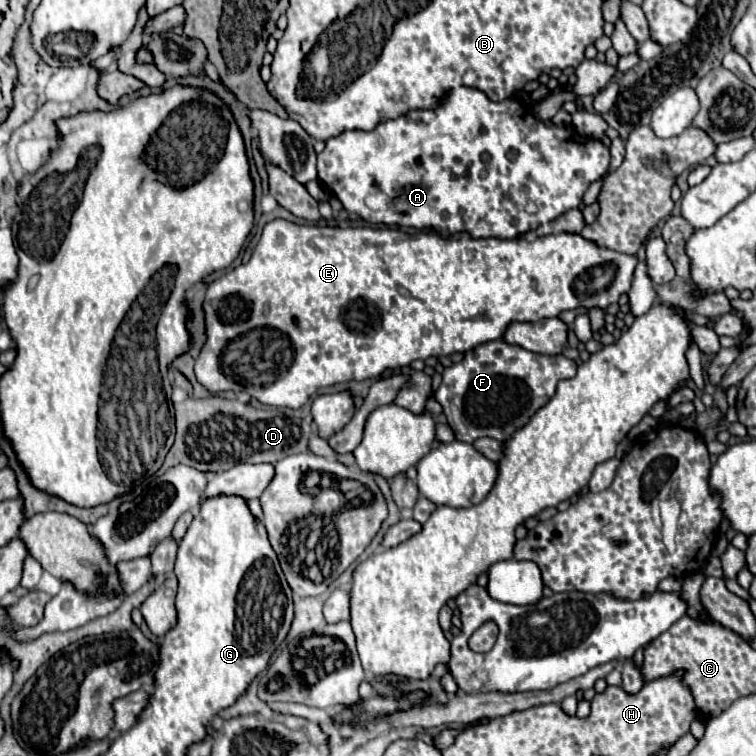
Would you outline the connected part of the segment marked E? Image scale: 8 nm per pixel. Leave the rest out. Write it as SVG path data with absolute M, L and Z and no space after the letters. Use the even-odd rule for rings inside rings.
M273 219L263 227L261 239L253 249L253 255L247 263L235 267L231 273L215 279L205 295L203 313L205 313L205 333L207 341L201 347L201 353L195 361L195 375L201 385L205 385L211 393L223 391L239 391L247 389L247 393L259 399L265 405L273 407L303 407L315 389L327 387L341 381L361 381L361 379L377 379L385 369L407 367L415 359L441 357L451 353L465 353L481 343L501 339L507 325L513 321L539 321L543 317L557 317L567 309L607 309L611 303L617 303L623 293L629 291L633 281L633 271L637 267L637 255L617 253L613 249L601 247L595 241L583 239L579 233L551 233L545 237L535 237L529 241L525 235L515 239L473 239L469 233L453 233L449 237L441 237L437 231L419 231L413 235L403 235L401 229L373 229L373 227L319 227L319 225L295 225L287 219Z

